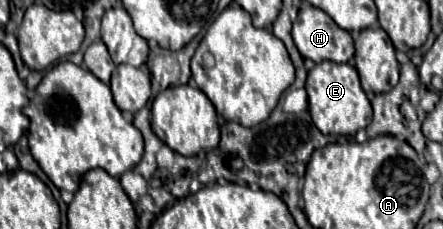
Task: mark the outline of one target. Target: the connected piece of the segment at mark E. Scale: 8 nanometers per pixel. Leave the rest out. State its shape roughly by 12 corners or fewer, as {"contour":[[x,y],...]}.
{"contour":[[318,63],[306,91],[324,135],[356,135],[370,101],[348,63]]}

